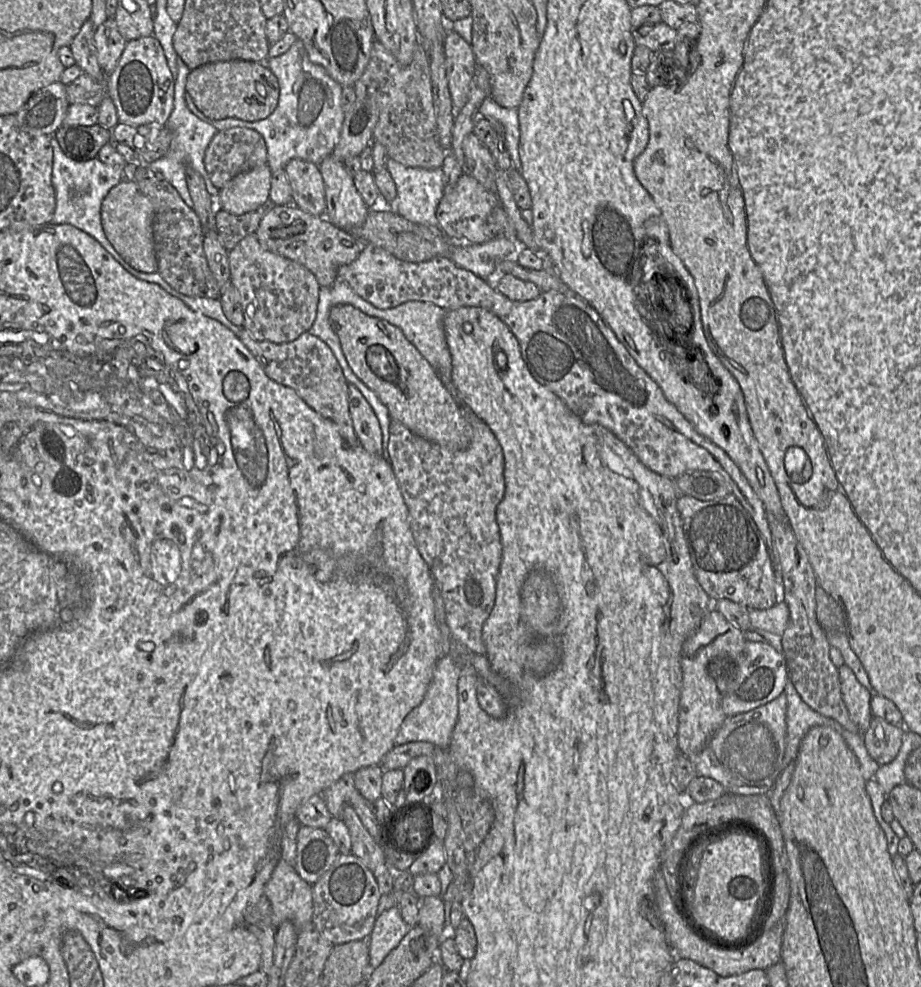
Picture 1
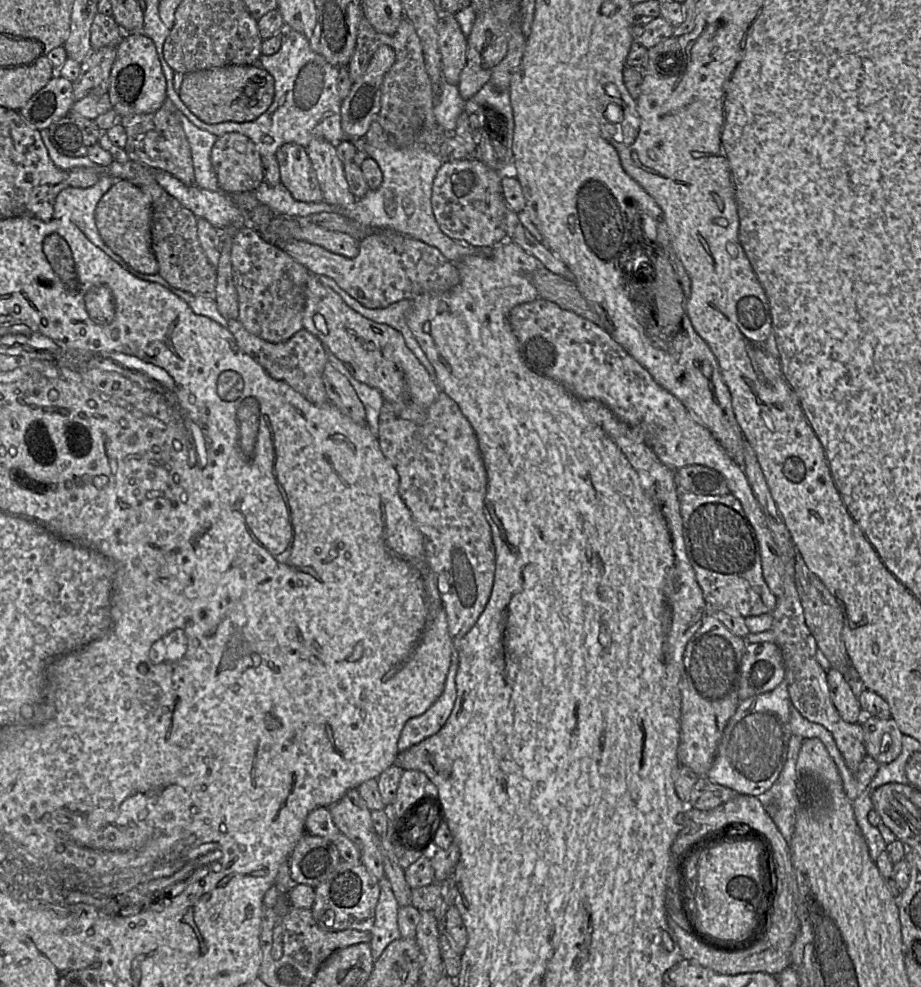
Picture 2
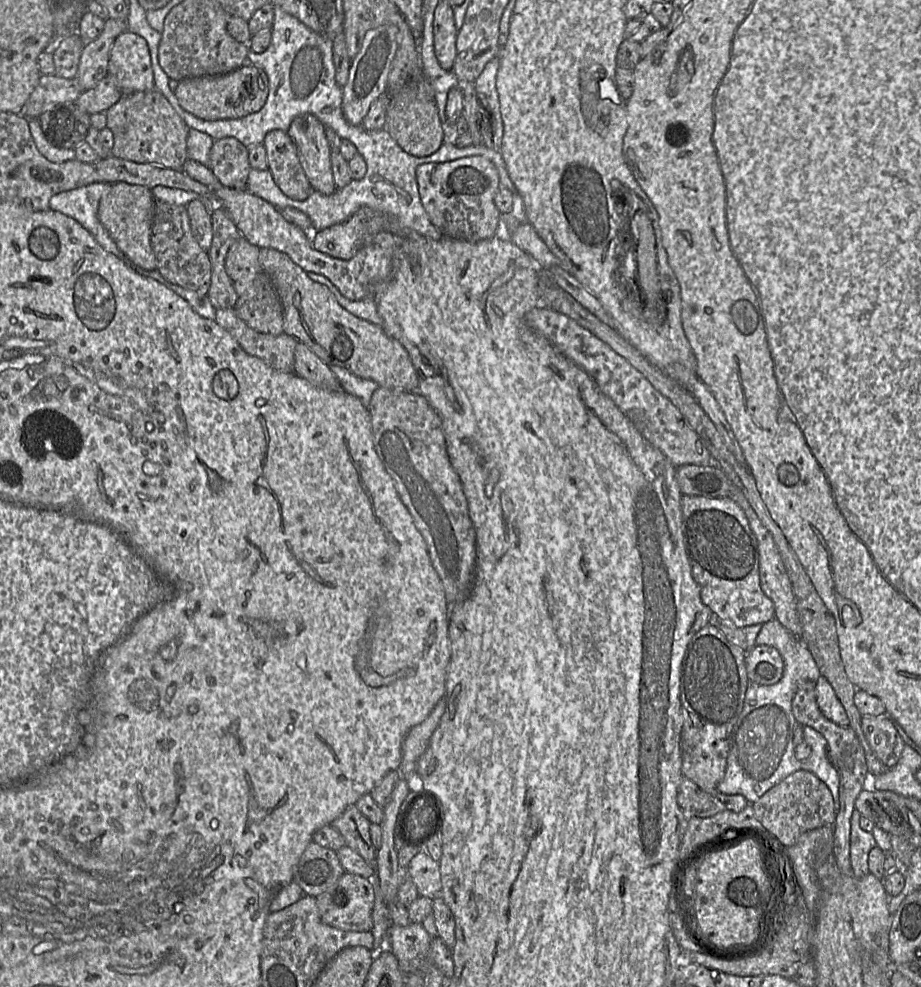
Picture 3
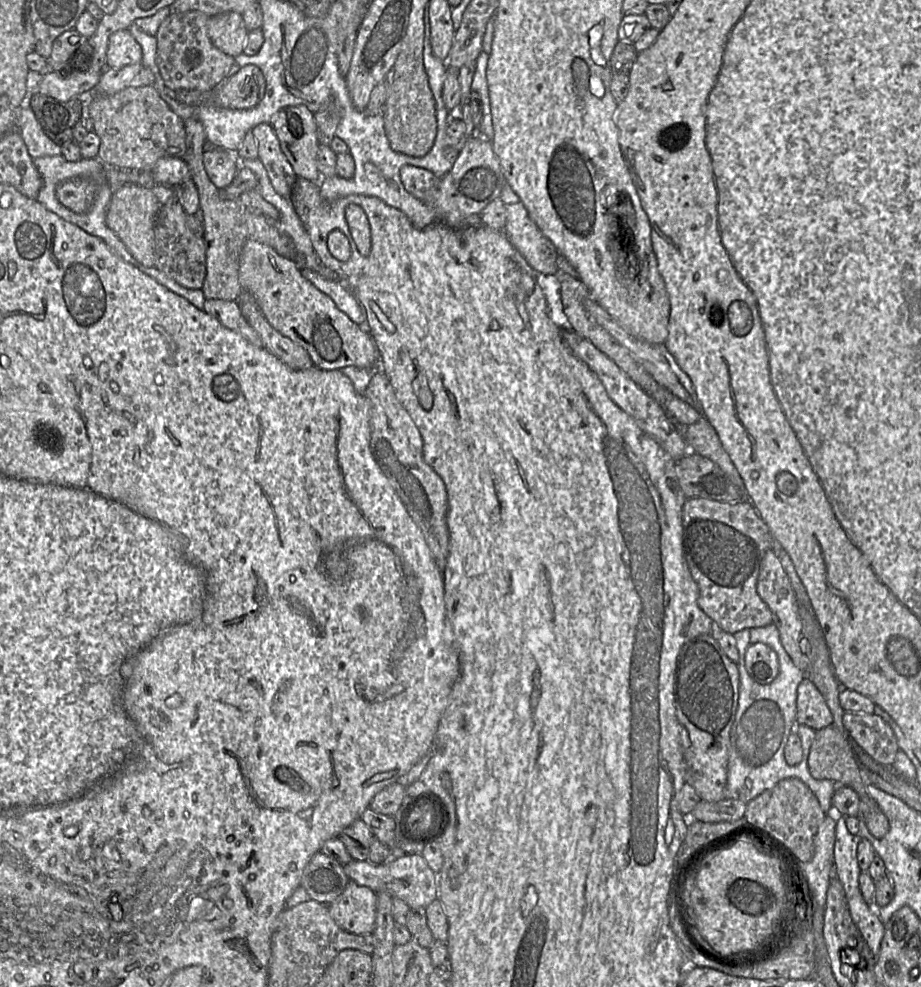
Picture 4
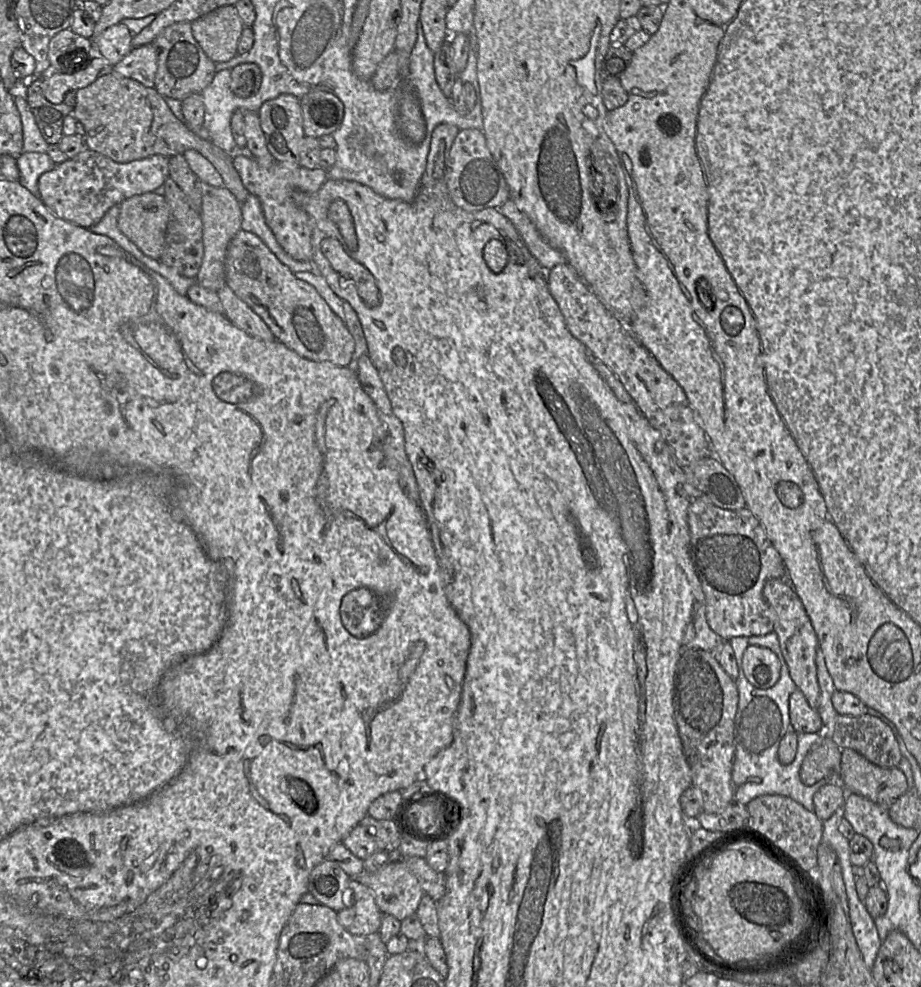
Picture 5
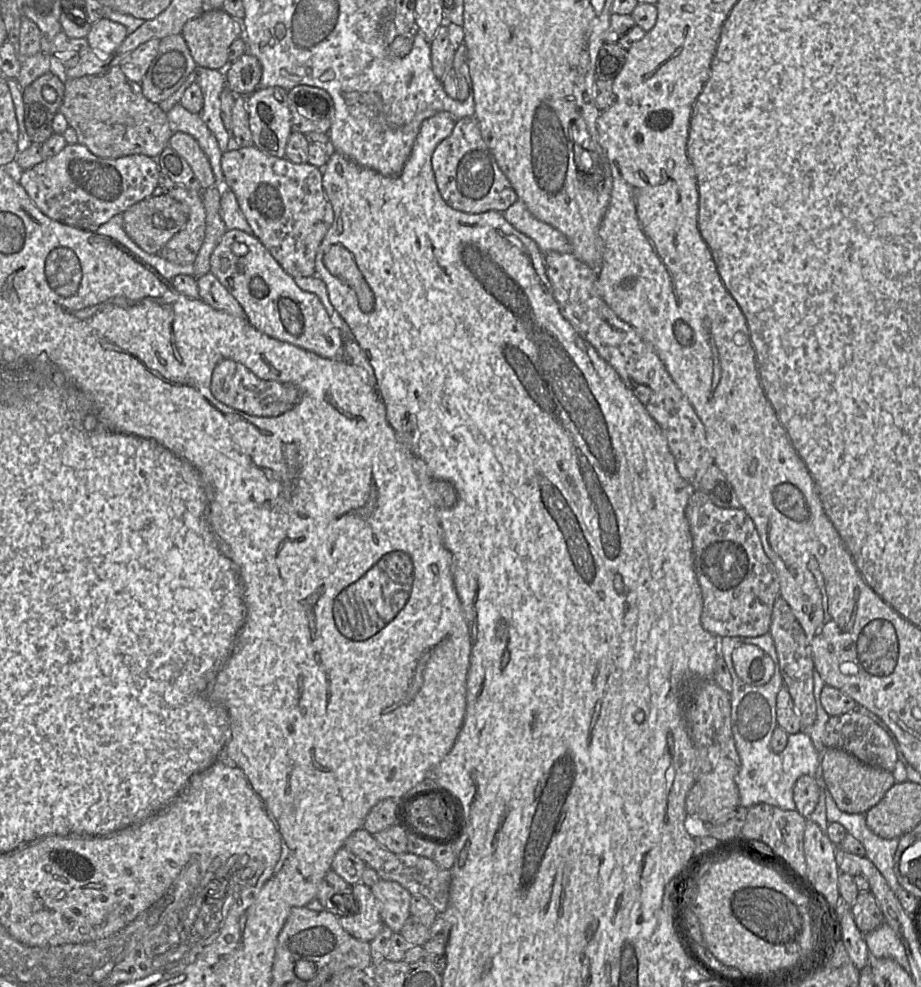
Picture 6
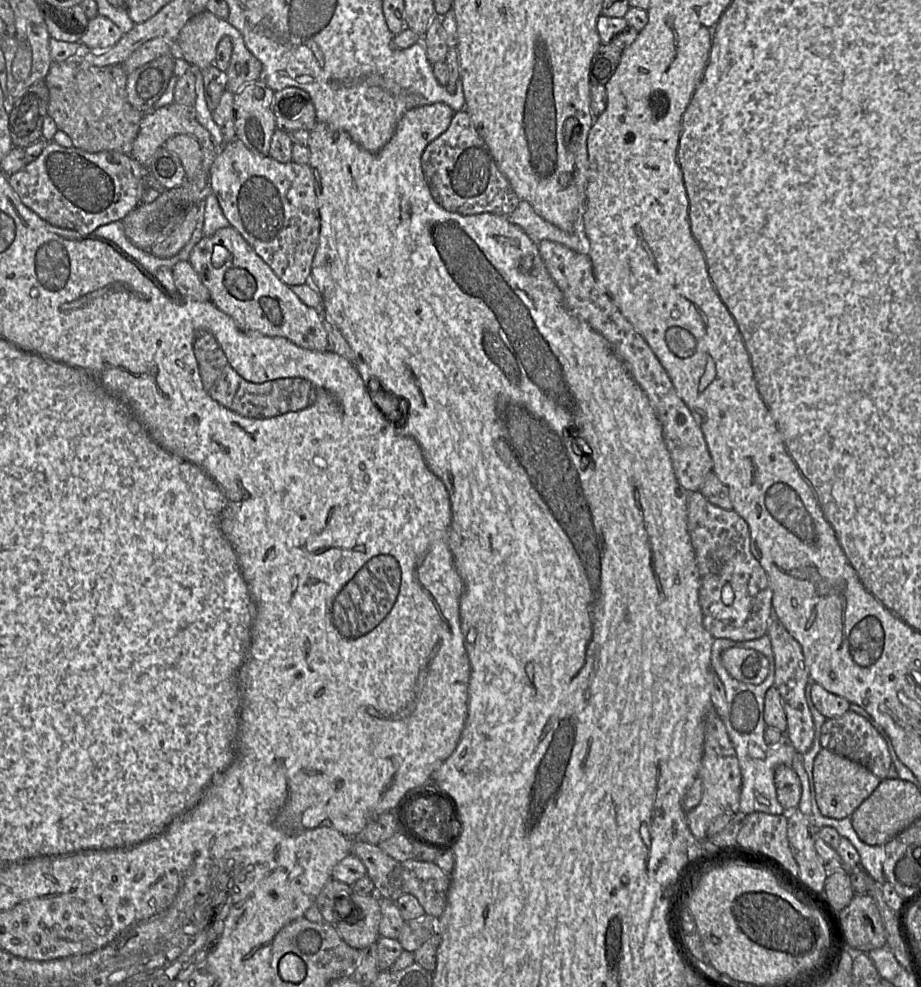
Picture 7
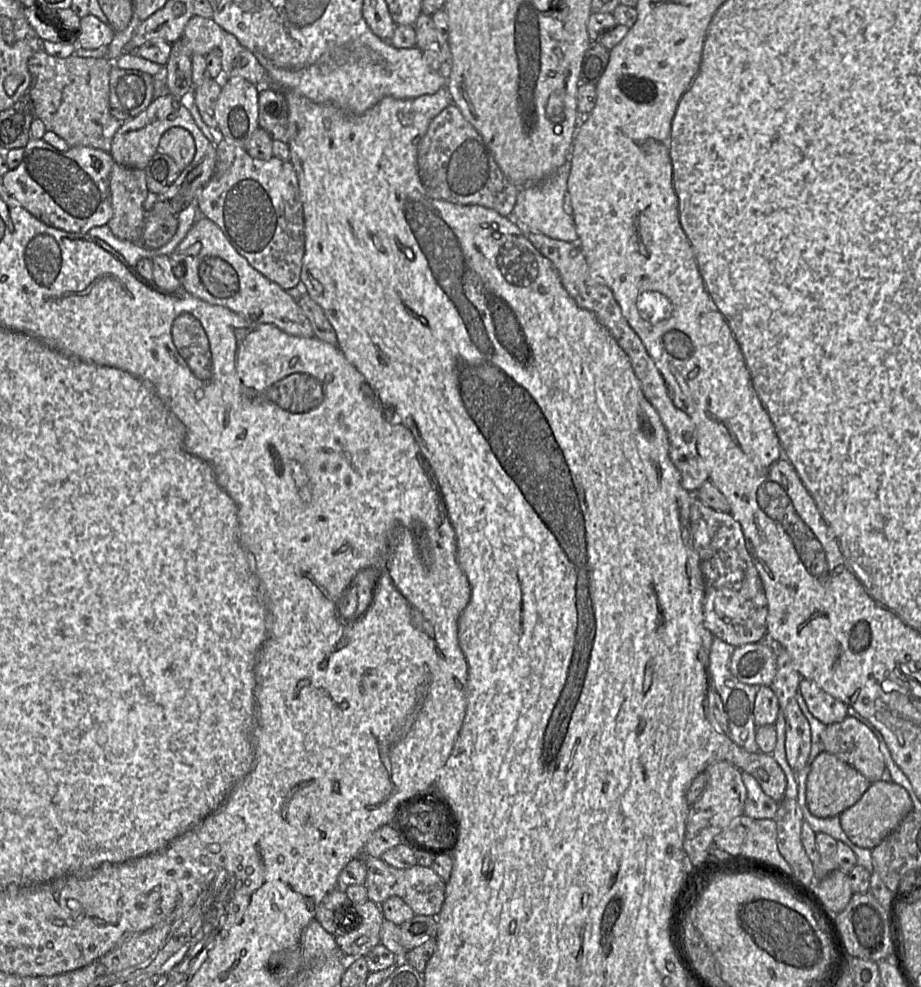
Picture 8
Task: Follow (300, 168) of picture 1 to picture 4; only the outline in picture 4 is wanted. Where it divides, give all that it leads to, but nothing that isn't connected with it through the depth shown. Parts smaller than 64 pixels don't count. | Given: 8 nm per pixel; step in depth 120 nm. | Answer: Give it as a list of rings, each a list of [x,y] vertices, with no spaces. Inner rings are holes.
[[[260,123],[250,132],[258,145],[258,159],[262,162],[274,190],[289,198],[297,179],[291,164],[281,150],[278,137],[269,123]]]

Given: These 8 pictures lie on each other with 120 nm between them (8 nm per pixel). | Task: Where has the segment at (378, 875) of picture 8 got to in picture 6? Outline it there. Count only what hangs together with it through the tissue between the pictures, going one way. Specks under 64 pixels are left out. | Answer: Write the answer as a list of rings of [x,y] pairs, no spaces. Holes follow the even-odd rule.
[[[364,827],[354,831],[343,847],[363,860],[367,867],[373,868],[380,879],[399,883],[411,895],[424,896],[439,914],[446,910],[450,896],[451,872],[440,867],[432,858],[410,852],[393,853],[382,846]]]

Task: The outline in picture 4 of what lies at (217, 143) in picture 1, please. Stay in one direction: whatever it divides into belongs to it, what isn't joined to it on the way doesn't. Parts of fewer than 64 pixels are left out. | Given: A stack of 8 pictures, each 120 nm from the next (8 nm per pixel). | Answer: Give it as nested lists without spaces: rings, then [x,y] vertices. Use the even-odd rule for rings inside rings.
[[[224,147],[208,148],[203,153],[203,164],[211,182],[218,188],[227,187],[234,180],[240,168],[237,151]]]

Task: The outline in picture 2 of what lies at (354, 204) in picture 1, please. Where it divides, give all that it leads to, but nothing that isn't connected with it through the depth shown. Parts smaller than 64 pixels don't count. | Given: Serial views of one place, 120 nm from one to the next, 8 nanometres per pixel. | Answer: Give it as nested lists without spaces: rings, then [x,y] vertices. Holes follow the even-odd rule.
[[[316,138],[309,142],[305,150],[316,173],[323,201],[338,207],[354,204],[357,198],[350,191],[344,163],[337,155],[336,145]]]

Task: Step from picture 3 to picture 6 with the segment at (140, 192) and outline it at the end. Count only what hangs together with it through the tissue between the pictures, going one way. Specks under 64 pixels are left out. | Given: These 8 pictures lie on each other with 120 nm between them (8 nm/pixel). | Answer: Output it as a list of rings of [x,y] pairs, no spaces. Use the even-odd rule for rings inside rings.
[[[166,194],[150,196],[132,206],[122,214],[123,229],[127,236],[144,252],[159,254],[164,245],[180,230],[188,220],[188,209],[179,201]]]

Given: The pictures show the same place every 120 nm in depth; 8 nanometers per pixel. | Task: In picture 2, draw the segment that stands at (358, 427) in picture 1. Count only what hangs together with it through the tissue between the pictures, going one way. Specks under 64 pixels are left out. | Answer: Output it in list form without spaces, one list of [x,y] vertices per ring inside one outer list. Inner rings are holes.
[[[329,361],[324,369],[323,383],[330,404],[354,422],[367,424],[365,407],[355,389],[345,376],[331,366]]]

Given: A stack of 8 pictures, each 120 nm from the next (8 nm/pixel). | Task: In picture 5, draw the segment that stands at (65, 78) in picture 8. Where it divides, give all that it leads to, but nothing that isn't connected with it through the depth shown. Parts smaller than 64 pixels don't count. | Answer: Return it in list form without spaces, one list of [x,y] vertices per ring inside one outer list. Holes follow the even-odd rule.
[[[111,72],[97,78],[87,87],[75,91],[76,103],[72,115],[83,129],[86,149],[93,150],[114,162],[128,163],[152,155],[172,157],[186,150],[202,154],[221,175],[226,187],[242,203],[250,193],[244,187],[233,166],[233,157],[203,139],[177,119],[165,99],[154,88],[145,87],[131,78]]]

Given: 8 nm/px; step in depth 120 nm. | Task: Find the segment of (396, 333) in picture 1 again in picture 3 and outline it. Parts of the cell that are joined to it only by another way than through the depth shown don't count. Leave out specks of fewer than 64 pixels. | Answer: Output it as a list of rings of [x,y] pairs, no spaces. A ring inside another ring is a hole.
[[[260,248],[259,262],[274,284],[282,303],[283,334],[293,336],[305,344],[327,365],[345,368],[358,377],[375,381],[380,387],[418,393],[417,370],[408,351],[398,340],[387,335],[381,326],[358,318],[345,310],[325,285],[313,281],[308,273],[285,253],[273,248]]]

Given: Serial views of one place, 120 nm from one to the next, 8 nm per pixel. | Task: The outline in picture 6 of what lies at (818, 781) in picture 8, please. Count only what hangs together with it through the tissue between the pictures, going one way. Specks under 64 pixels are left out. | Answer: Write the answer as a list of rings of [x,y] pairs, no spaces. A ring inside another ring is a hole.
[[[826,748],[820,754],[820,765],[826,788],[835,804],[840,811],[849,814],[865,814],[896,783],[892,772],[866,765],[838,748]]]

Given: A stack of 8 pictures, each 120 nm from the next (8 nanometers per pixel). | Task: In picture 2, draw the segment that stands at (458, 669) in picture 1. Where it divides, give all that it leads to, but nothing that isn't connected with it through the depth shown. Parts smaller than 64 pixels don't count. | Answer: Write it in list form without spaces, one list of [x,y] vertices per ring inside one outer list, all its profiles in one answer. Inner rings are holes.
[[[453,644],[451,663],[447,673],[444,690],[440,695],[440,697],[432,704],[432,706],[425,713],[423,713],[420,716],[410,718],[405,723],[405,725],[401,730],[400,737],[397,743],[397,748],[399,752],[406,751],[410,747],[419,744],[424,739],[436,734],[444,726],[444,724],[448,720],[453,710],[457,696],[455,677],[458,670],[458,666],[459,666],[458,653],[457,653],[457,649],[454,649],[454,644]]]

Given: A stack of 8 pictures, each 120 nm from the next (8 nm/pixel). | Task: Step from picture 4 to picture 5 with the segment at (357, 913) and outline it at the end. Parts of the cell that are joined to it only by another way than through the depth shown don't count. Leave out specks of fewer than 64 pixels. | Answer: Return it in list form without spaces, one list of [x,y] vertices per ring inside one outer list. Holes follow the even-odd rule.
[[[350,879],[345,891],[345,908],[337,912],[340,924],[351,934],[368,936],[379,931],[382,915],[372,890]]]

